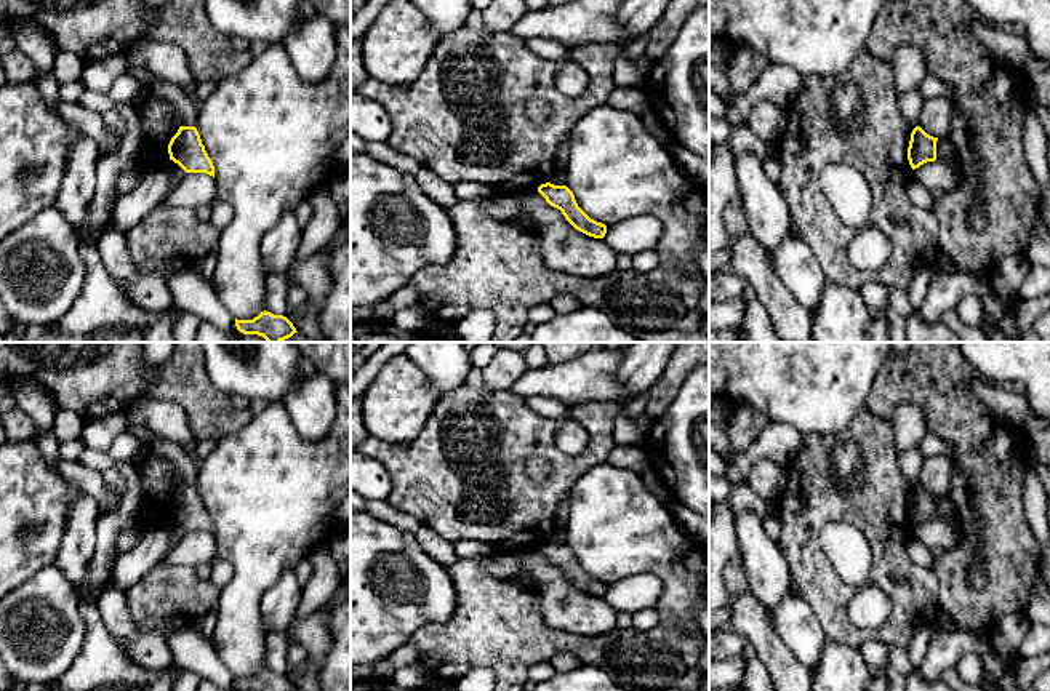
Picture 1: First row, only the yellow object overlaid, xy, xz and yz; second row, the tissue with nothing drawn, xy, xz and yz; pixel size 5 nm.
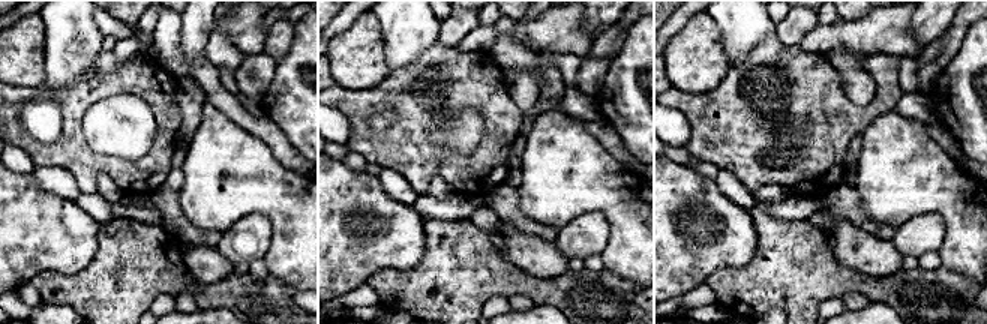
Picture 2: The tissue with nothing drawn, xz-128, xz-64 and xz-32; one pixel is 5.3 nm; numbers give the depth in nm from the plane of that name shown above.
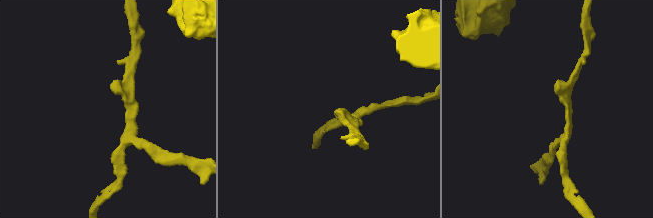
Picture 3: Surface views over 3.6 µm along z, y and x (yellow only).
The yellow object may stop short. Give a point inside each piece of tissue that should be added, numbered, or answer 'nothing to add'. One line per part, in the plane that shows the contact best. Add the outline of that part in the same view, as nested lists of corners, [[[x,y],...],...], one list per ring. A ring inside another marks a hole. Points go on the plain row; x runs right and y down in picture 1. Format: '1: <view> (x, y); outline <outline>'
nothing to add

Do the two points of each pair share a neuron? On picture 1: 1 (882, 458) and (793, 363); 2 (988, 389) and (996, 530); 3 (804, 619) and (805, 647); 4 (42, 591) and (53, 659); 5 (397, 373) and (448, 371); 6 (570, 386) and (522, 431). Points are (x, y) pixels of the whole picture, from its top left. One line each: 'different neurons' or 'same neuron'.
1: different neurons
2: different neurons
3: same neuron
4: same neuron
5: different neurons
6: different neurons

